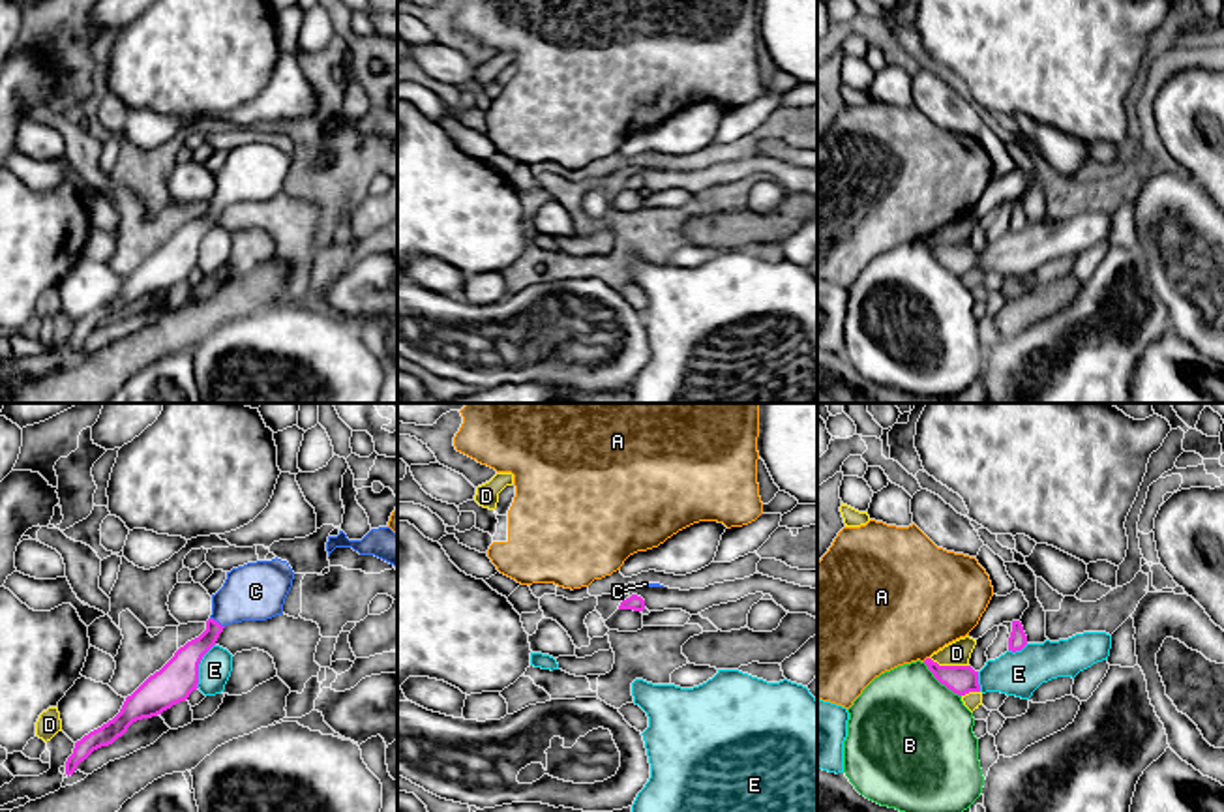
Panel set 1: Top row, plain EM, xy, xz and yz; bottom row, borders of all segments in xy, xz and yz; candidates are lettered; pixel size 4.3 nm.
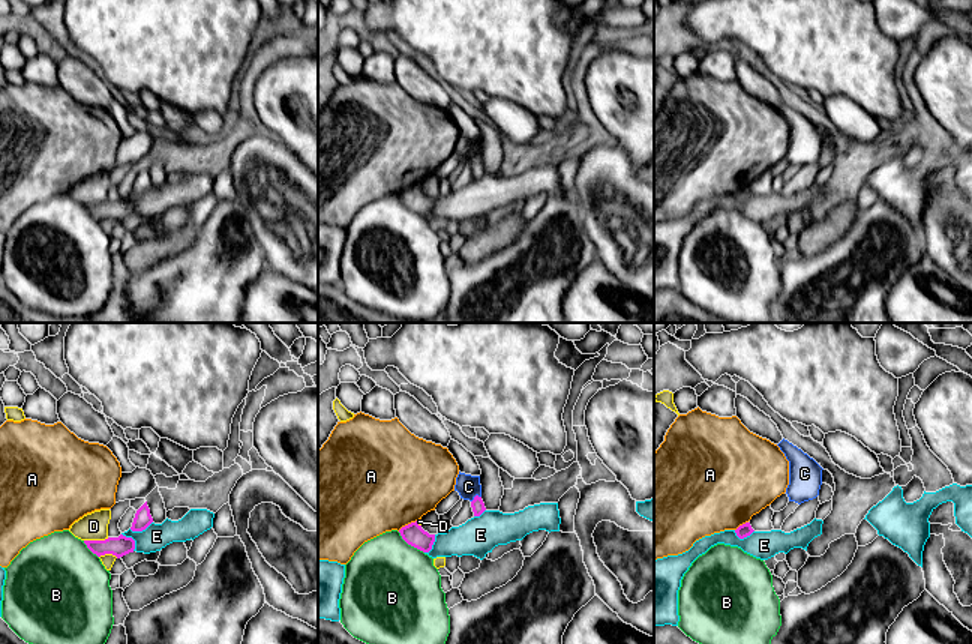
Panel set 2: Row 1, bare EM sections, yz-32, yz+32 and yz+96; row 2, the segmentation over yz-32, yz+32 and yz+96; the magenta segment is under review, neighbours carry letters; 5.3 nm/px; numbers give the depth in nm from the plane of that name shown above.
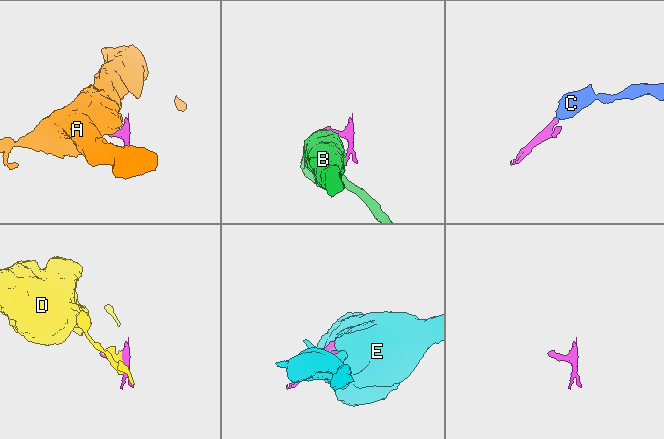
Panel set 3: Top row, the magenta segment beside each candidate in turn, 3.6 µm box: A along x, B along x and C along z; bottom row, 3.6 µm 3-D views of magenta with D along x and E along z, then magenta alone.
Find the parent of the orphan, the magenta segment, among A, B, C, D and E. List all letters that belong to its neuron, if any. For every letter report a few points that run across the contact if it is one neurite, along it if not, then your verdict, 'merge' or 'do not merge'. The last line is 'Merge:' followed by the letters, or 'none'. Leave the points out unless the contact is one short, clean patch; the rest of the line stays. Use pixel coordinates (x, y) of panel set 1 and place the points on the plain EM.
A: yz (928, 237), (923, 240) | do not merge
B: do not merge
C: xy (182, 248), (208, 218), (216, 201), (237, 180), (255, 171) | merge
D: do not merge
E: do not merge
Merge: C

